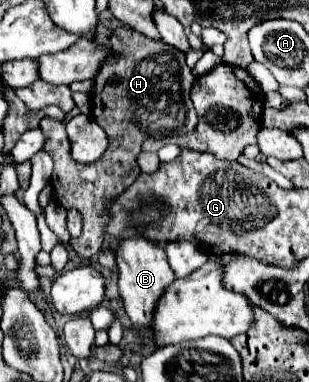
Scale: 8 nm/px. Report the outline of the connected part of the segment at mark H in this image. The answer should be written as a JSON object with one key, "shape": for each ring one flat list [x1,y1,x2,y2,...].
{"shape":[[116,27,110,45,114,45,120,57,106,61,106,67,102,67,96,77,92,93,92,115,98,125,106,129,110,145,100,161,94,161,94,173,80,173,84,165,72,163,72,167,54,167,52,175,54,197,66,201,66,209,78,209,82,215,82,233,70,239,70,247,84,259,94,257,102,247,104,229,112,217,110,203,140,175,136,155,140,153,142,141,190,133,198,121,190,101,194,75,186,65,186,53,130,27]]}

